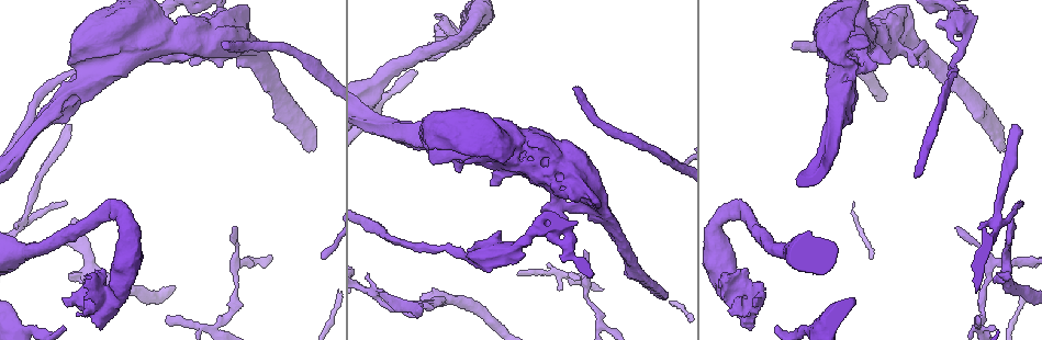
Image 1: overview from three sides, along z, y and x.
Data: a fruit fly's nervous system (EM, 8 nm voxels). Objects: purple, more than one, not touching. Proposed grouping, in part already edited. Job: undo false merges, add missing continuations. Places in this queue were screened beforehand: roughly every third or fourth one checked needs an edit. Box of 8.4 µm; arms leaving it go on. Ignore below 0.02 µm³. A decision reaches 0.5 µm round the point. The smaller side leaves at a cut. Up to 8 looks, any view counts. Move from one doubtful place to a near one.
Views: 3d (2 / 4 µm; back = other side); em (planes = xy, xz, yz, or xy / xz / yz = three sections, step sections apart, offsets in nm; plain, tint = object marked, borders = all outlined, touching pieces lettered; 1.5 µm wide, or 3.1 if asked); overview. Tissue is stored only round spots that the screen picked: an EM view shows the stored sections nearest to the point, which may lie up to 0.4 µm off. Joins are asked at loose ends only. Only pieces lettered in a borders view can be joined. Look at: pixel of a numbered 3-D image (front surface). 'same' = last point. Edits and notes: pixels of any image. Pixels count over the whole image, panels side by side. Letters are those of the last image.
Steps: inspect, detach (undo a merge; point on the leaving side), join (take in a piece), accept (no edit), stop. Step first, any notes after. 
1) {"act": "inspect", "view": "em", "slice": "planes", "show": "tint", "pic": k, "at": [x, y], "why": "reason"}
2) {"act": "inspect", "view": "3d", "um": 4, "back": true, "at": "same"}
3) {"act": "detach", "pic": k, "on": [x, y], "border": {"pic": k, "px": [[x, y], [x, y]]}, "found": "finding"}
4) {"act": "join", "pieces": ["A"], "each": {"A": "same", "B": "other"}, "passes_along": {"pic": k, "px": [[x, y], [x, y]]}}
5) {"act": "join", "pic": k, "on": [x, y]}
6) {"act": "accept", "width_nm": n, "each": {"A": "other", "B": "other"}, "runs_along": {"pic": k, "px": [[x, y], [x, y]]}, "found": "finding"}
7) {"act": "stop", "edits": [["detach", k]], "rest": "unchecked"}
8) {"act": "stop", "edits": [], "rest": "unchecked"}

{"act": "inspect", "view": "em", "slice": "planes", "show": "borders", "pic": 1, "at": [61, 299], "why": "branch stops here"}

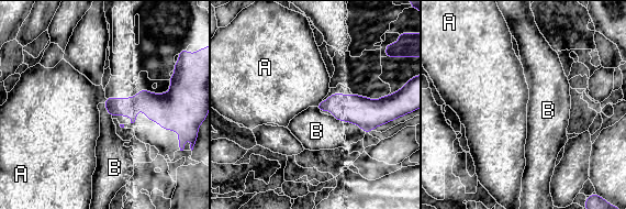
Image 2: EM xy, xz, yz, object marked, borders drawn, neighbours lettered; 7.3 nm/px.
{"act": "accept", "longest_contact_nm": ["B", 120], "each": {"A": "other", "B": "other"}, "found": "none of them fits"}

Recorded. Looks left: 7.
{"act": "inspect", "view": "em", "slice": "xy", "step": 4, "show": "borders", "pic": 1, "at": [235, 229], "why": "tapers out"}

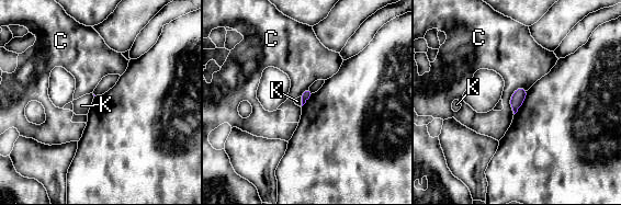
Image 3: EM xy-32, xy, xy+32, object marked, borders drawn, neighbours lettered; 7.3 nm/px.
{"act": "accept", "each": {"C": "other", "K": "other"}, "found": "no lettered piece goes on from it"}

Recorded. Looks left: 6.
{"act": "inspect", "view": "3d", "um": 2, "pic": 1, "at": [574, 88], "why": "branch stops here"}

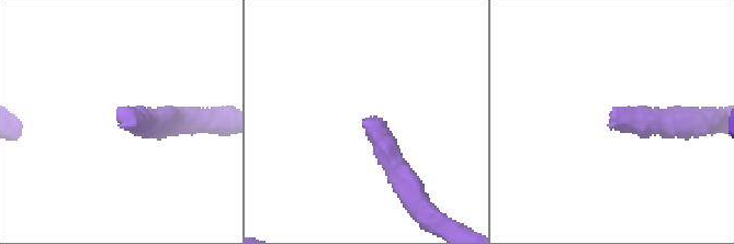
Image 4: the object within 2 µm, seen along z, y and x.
{"act": "inspect", "view": "em", "slice": "xy", "step": 4, "show": "tint", "pic": 4, "at": [610, 127]}

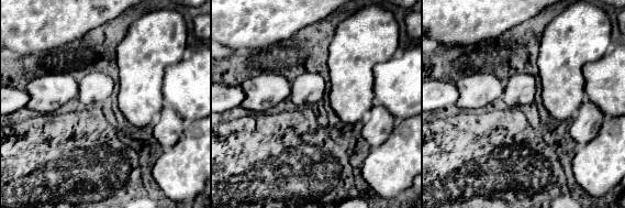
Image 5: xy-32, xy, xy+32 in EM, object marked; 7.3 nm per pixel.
{"act": "inspect", "view": "em", "slice": "planes", "show": "borders", "at": "same", "why": "cut it another way"}

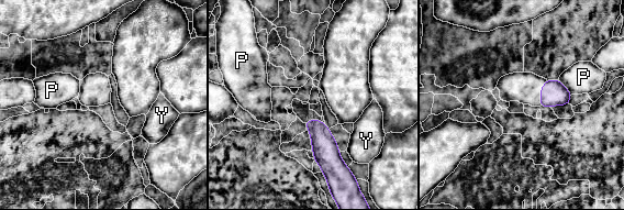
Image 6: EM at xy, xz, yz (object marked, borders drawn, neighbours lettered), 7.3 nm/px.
{"act": "accept", "longest_contact_nm": ["P", 150], "each": {"P": "other", "Y": "other"}, "runs_along": {"pic": 6, "px": [[310, 122], [336, 184]]}, "found": "no lettered piece goes on from it"}

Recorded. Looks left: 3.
{"act": "stop", "edits": [], "rest": "unchecked"}

